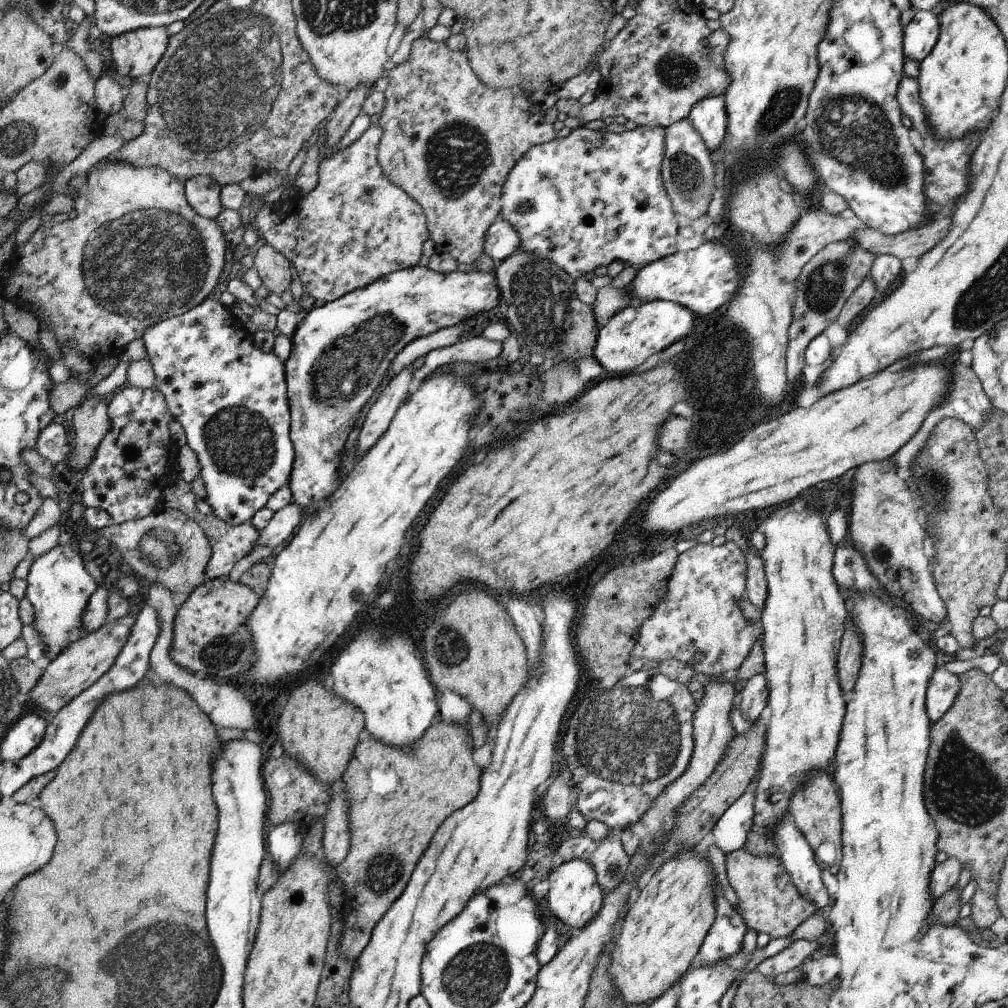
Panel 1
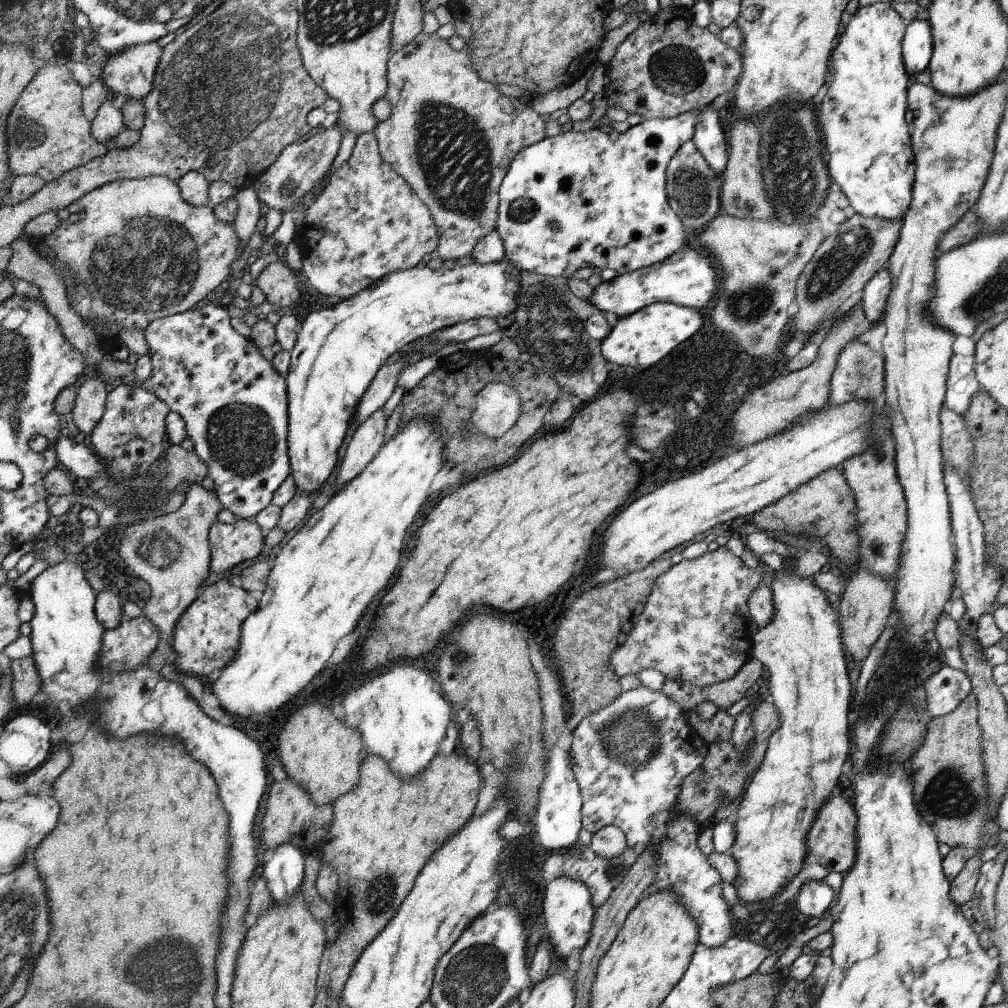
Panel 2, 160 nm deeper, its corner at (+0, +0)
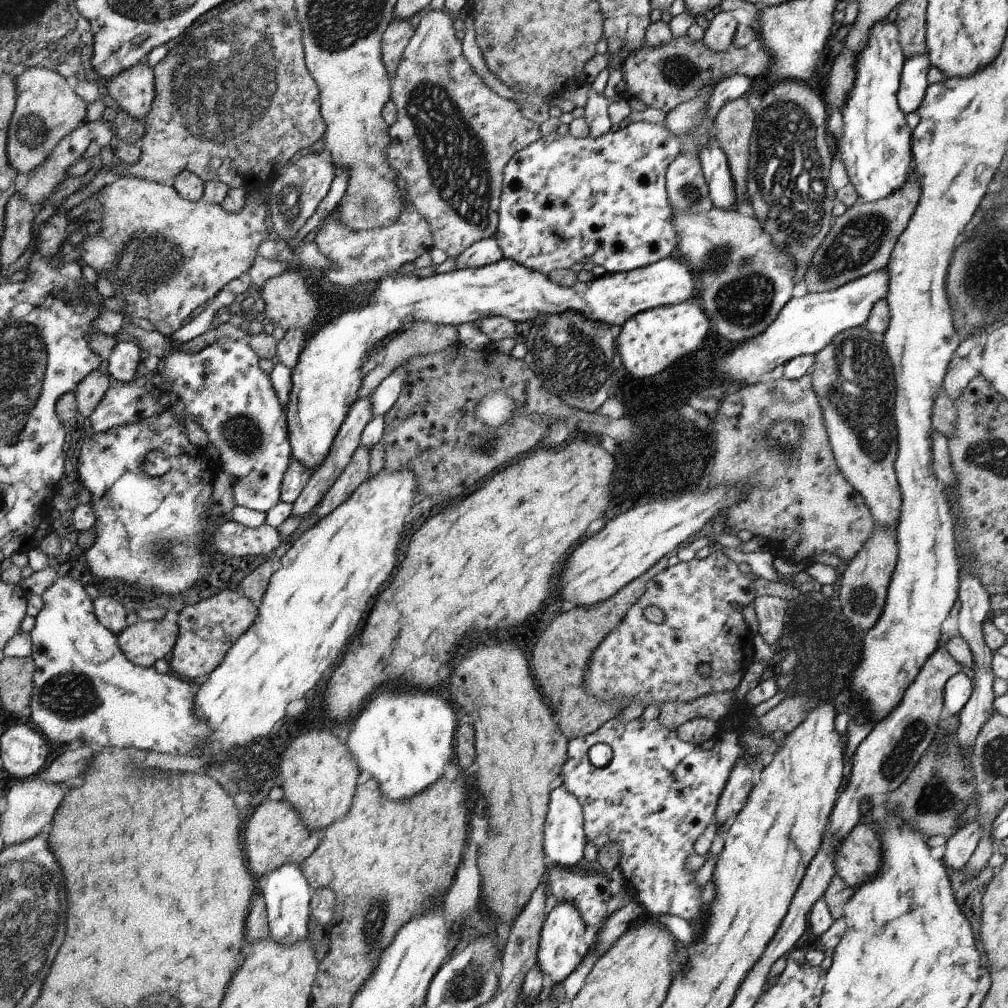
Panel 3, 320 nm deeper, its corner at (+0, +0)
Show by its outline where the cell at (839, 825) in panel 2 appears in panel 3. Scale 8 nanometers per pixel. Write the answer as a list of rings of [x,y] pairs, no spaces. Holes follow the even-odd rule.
[[[856,824],[834,856],[837,876],[852,889],[872,880],[882,866],[882,848],[874,826]]]

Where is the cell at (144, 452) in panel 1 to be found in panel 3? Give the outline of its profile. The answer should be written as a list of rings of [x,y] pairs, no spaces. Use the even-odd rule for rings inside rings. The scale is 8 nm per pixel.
[[[116,382],[91,418],[93,432],[106,434],[120,426],[158,416],[160,412],[160,402],[154,396],[150,396],[144,388],[130,382]]]

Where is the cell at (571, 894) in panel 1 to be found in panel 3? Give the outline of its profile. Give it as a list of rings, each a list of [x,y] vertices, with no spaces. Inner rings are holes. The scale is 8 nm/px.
[[[570,902],[550,903],[548,916],[540,934],[537,964],[542,974],[550,976],[553,983],[563,982],[570,974],[575,973],[580,962],[586,957],[590,949],[584,940],[586,927],[587,923],[576,906],[572,906]]]

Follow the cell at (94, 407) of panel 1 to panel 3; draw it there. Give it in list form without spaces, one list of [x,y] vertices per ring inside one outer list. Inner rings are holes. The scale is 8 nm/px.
[[[105,368],[97,369],[92,372],[77,389],[77,400],[79,412],[84,418],[91,419],[98,406],[104,402],[106,394],[110,391],[112,378]]]

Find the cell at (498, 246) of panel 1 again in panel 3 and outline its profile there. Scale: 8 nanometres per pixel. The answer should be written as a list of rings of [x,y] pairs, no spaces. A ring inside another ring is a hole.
[[[494,237],[477,241],[463,254],[456,258],[456,269],[476,268],[499,262],[503,258],[503,250]]]

